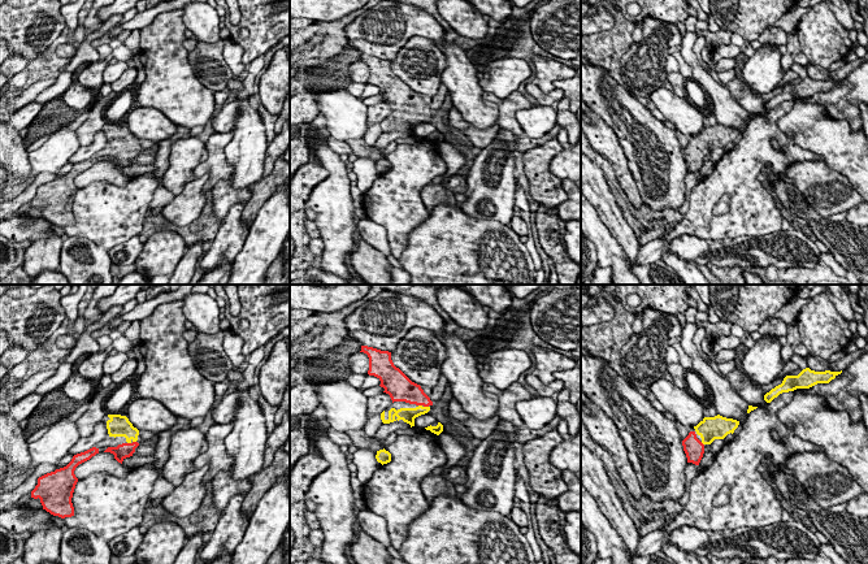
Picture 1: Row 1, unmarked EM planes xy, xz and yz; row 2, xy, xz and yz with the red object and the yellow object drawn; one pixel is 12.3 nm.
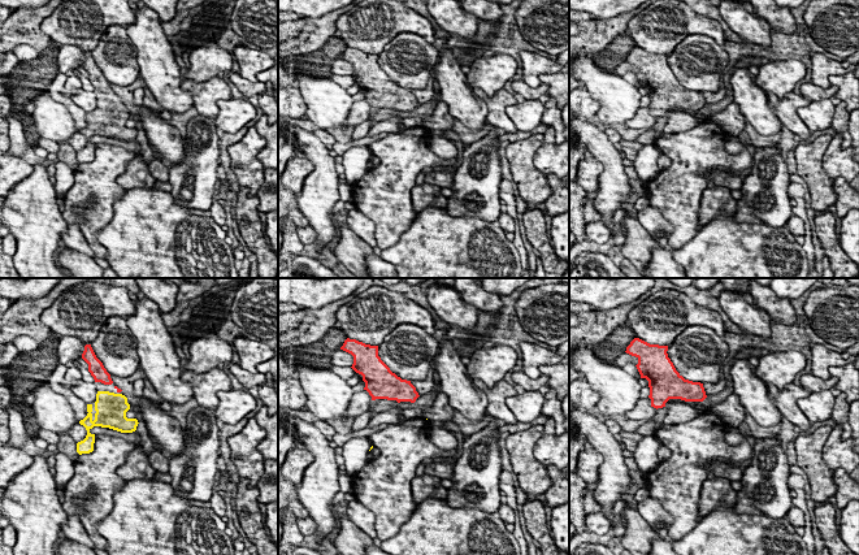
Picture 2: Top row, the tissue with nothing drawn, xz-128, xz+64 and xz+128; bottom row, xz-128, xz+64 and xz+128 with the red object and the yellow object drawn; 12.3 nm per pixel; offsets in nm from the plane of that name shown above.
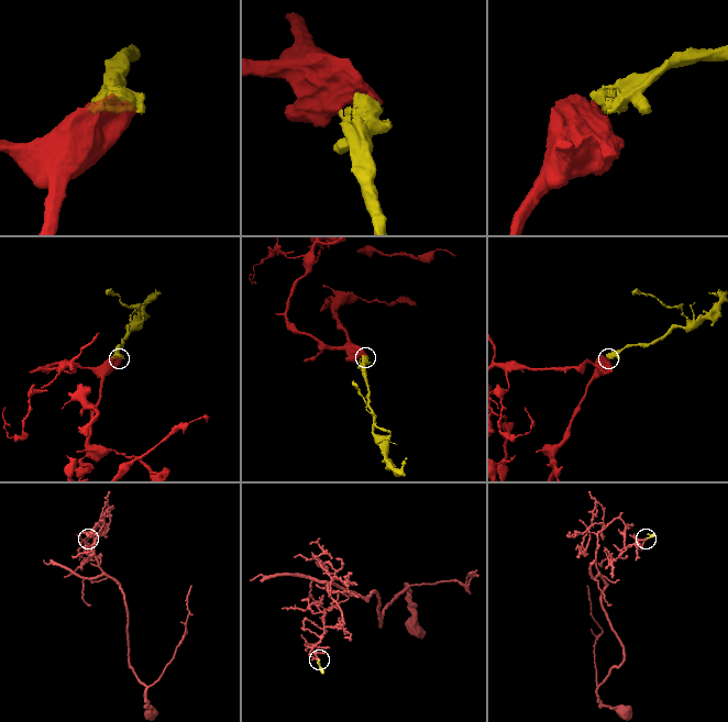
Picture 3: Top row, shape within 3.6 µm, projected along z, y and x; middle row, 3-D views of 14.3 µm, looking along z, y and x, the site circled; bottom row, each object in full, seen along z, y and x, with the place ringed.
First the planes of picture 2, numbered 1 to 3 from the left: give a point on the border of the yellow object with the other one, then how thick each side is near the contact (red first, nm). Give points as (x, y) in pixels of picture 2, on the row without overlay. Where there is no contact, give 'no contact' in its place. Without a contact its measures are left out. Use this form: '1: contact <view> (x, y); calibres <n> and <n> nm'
1: no contact
2: no contact
3: no contact

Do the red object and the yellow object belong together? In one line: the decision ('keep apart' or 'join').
join

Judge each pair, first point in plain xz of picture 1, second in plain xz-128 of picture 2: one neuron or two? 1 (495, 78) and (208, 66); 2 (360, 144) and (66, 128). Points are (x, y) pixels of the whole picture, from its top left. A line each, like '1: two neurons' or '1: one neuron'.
1: one neuron
2: two neurons

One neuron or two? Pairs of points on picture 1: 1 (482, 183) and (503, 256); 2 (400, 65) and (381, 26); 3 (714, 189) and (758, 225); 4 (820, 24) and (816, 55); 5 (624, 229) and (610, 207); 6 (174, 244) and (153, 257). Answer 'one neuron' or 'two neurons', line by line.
1: two neurons
2: two neurons
3: one neuron
4: one neuron
5: one neuron
6: one neuron

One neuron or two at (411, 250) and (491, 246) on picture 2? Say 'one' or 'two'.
one

